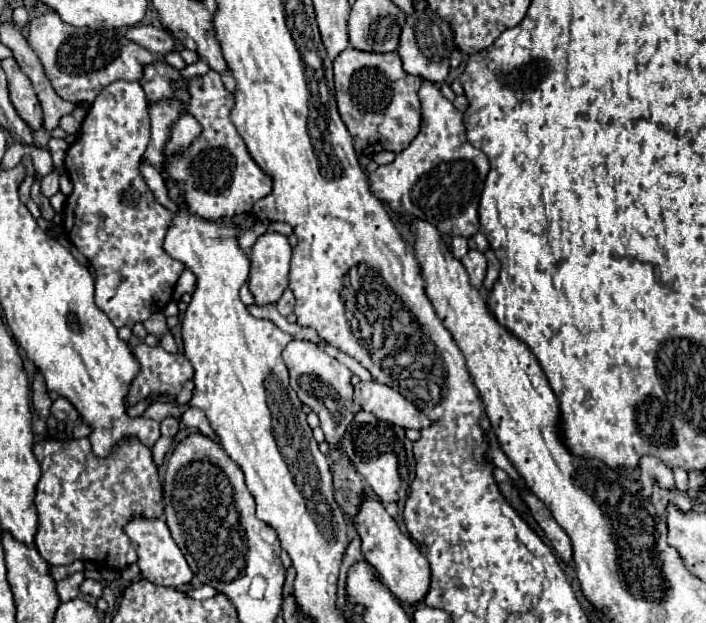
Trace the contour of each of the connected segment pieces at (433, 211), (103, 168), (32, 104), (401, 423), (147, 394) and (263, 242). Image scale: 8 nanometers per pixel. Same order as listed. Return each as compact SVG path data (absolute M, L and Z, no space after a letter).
M424 80L418 98L422 104L420 134L406 150L396 154L392 164L378 166L378 170L370 174L370 192L408 224L412 220L426 220L436 226L442 236L472 238L480 230L478 204L490 170L488 158L466 140L464 114L442 96L434 82Z
M118 80L118 82L112 82L110 86L106 86L100 96L92 102L84 122L82 122L82 128L80 128L80 136L78 140L68 148L66 152L66 160L64 160L64 166L66 166L66 172L74 184L74 192L68 196L68 202L66 202L66 216L64 216L64 232L66 236L70 238L70 242L90 260L90 264L96 268L96 306L110 318L110 322L116 326L116 328L122 328L122 326L128 326L132 328L136 322L146 322L150 318L150 314L154 312L162 312L166 308L166 304L170 302L170 296L172 296L172 290L176 286L176 280L180 278L182 270L184 270L184 264L172 260L164 248L162 248L162 242L164 242L164 234L172 222L172 212L168 208L164 208L156 198L154 194L150 192L144 176L140 174L140 164L142 164L142 158L144 158L144 152L148 148L148 142L150 142L150 118L148 118L148 106L146 106L146 98L144 98L144 90L138 82L126 82L126 80Z
M14 58L2 60L2 68L8 76L8 90L12 106L16 108L18 116L36 132L42 128L42 108L36 98L36 92L28 80L28 76L20 70Z
M360 382L358 386L354 386L354 400L360 402L362 408L366 412L372 412L378 420L384 420L398 428L422 430L430 426L430 418L390 386L378 382Z
M140 342L138 346L132 348L132 354L140 362L140 372L132 380L130 390L126 394L126 404L128 406L134 406L144 398L150 400L150 402L172 402L180 394L182 384L194 376L194 368L192 368L190 360L180 352L178 354L168 354L162 346L146 346L144 342Z
M262 234L250 252L250 282L248 288L256 300L256 306L274 304L288 286L292 248L284 234Z

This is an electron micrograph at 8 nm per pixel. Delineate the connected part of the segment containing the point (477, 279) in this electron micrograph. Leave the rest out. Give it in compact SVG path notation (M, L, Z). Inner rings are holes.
M470 250L464 258L462 258L462 264L470 276L470 284L480 288L482 282L484 282L484 276L486 276L486 258L482 252L478 250Z

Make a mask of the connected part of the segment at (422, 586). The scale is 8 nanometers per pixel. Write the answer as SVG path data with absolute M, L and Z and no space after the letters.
M366 498L362 502L360 514L356 516L356 530L362 538L362 554L364 558L378 570L382 582L388 586L388 590L398 598L400 604L418 606L424 602L424 596L430 588L430 564L420 554L418 546L406 538L394 518L384 510L380 500Z

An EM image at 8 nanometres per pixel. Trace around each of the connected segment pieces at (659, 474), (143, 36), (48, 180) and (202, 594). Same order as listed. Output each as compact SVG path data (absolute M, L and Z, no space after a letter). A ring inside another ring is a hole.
M646 454L646 456L640 458L640 482L644 486L642 494L646 498L650 498L654 480L658 480L660 486L664 486L664 488L674 488L672 470L662 460L656 460L656 456L648 456Z
M134 26L126 34L130 40L140 44L142 48L150 50L154 56L166 56L174 52L176 40L172 34L164 28L154 28L154 26Z
M54 170L52 174L48 174L48 176L44 176L42 178L42 194L44 196L54 196L58 192L58 172Z
M203 584L197 589L187 592L187 594L193 599L205 600L214 597L217 594L217 591L211 586L208 586L207 584Z

